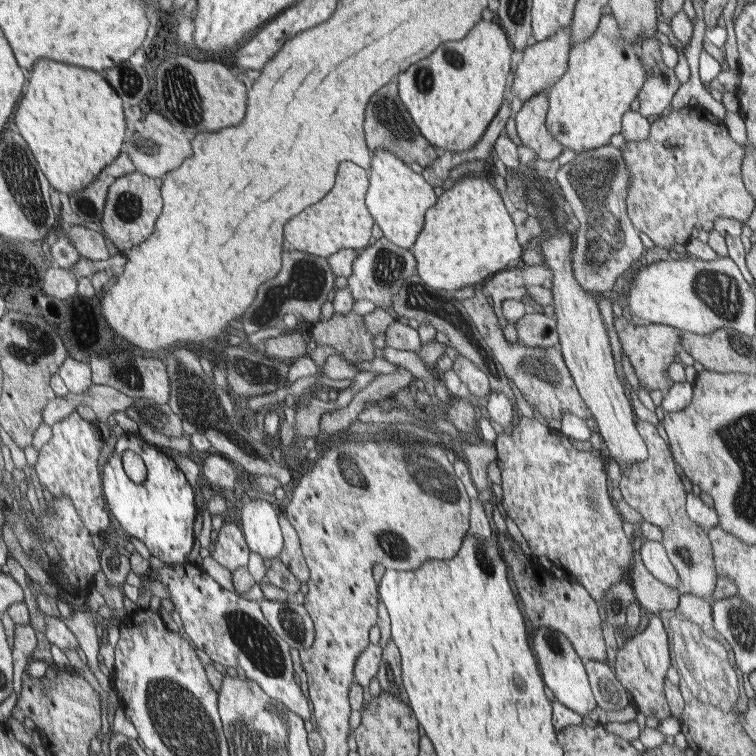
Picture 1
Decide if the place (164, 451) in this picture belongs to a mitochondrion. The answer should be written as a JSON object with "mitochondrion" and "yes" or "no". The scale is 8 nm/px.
{"mitochondrion":"no"}

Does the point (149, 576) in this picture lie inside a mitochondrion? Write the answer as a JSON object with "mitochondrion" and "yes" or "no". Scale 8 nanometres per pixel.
{"mitochondrion":"no"}

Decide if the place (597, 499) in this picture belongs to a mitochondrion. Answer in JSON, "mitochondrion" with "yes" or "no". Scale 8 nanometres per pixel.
{"mitochondrion":"yes"}

